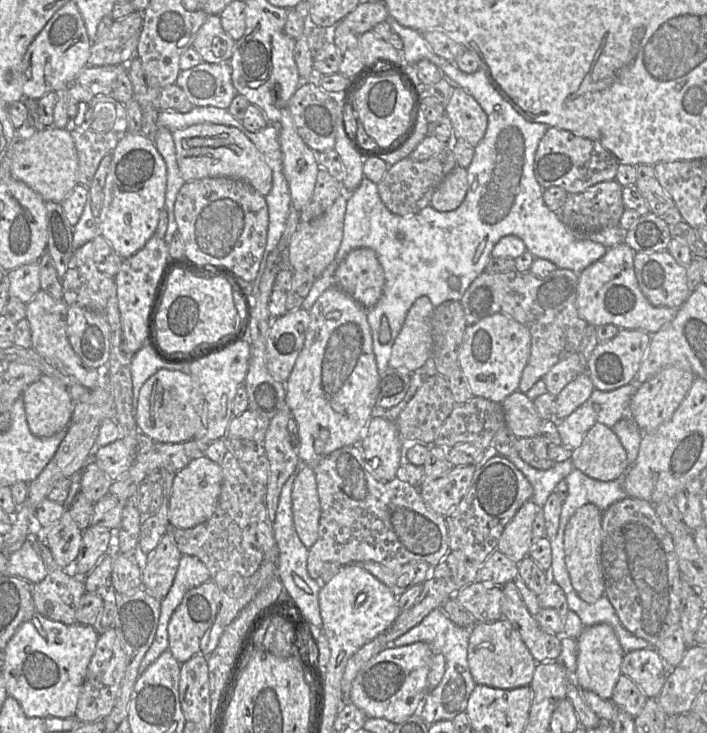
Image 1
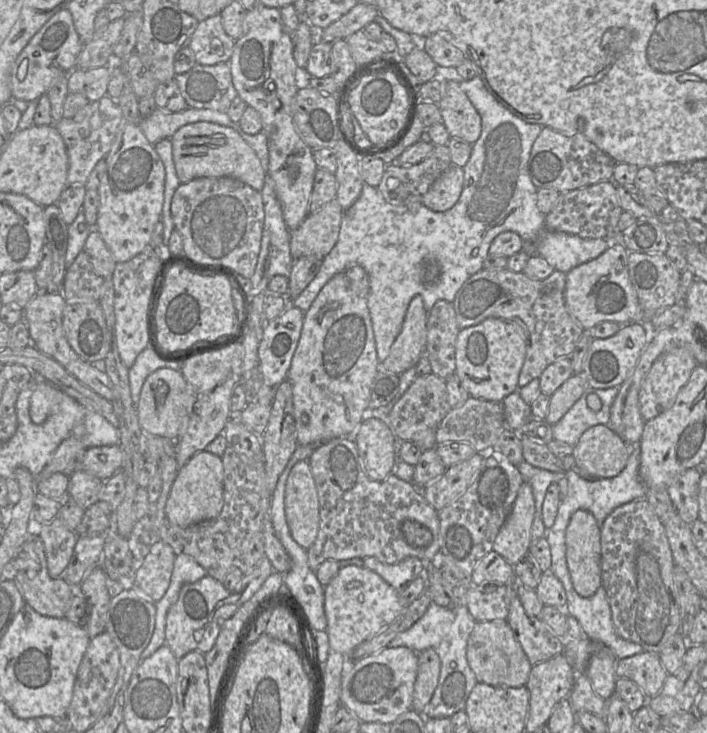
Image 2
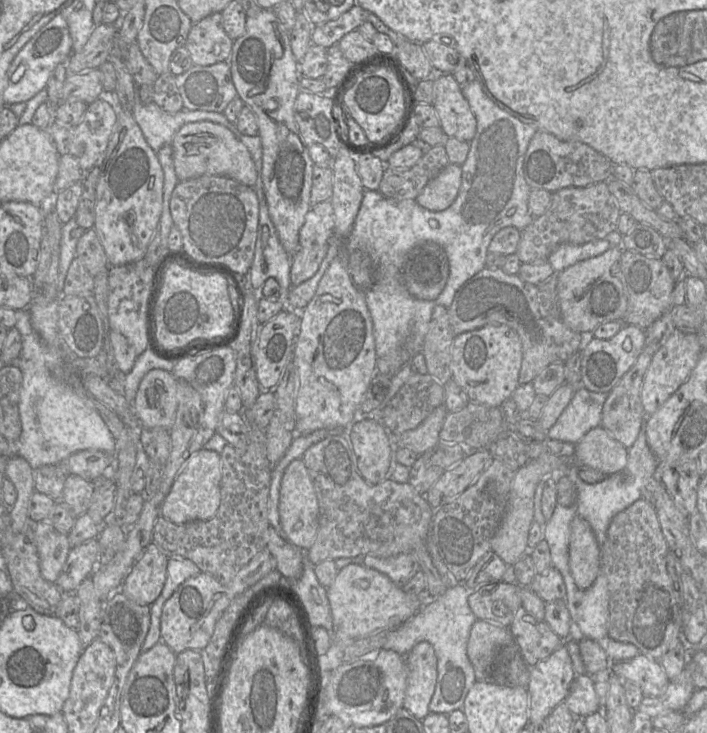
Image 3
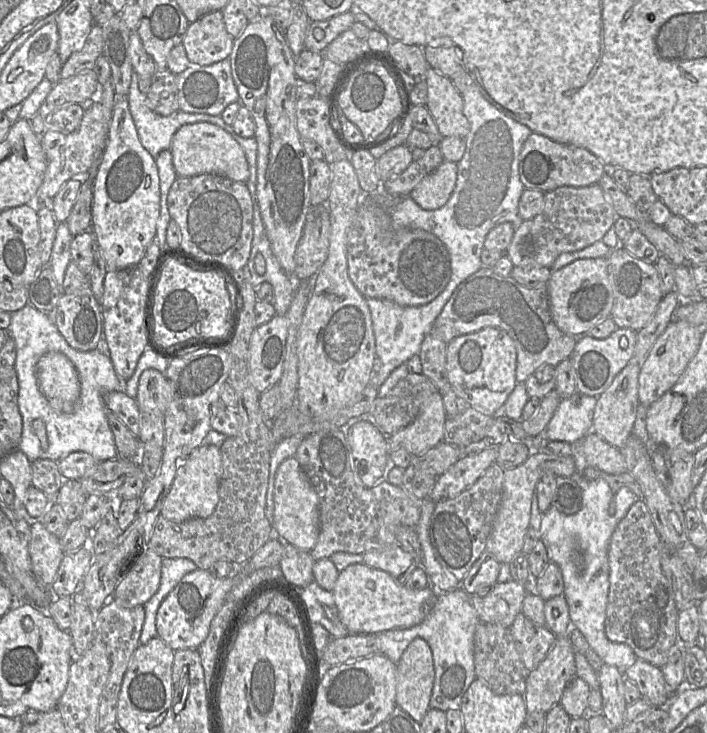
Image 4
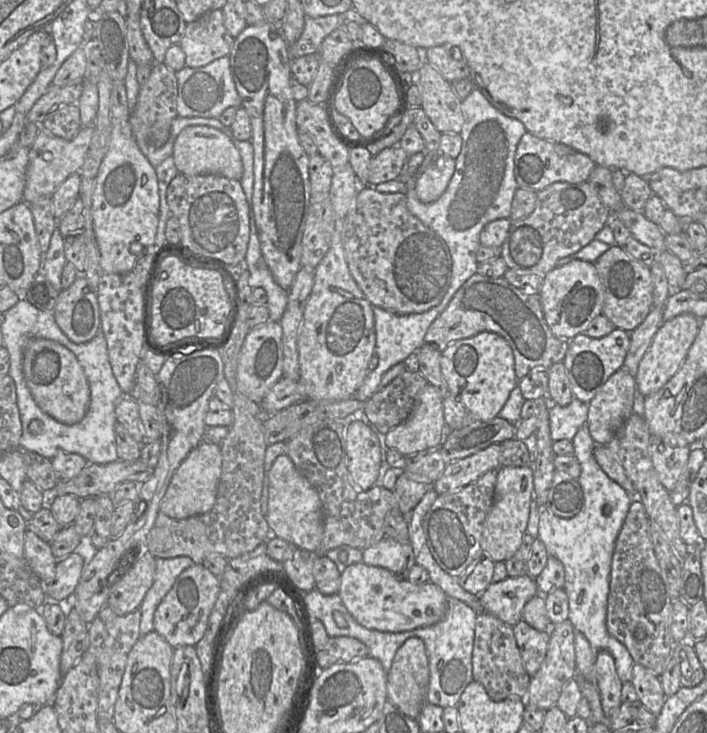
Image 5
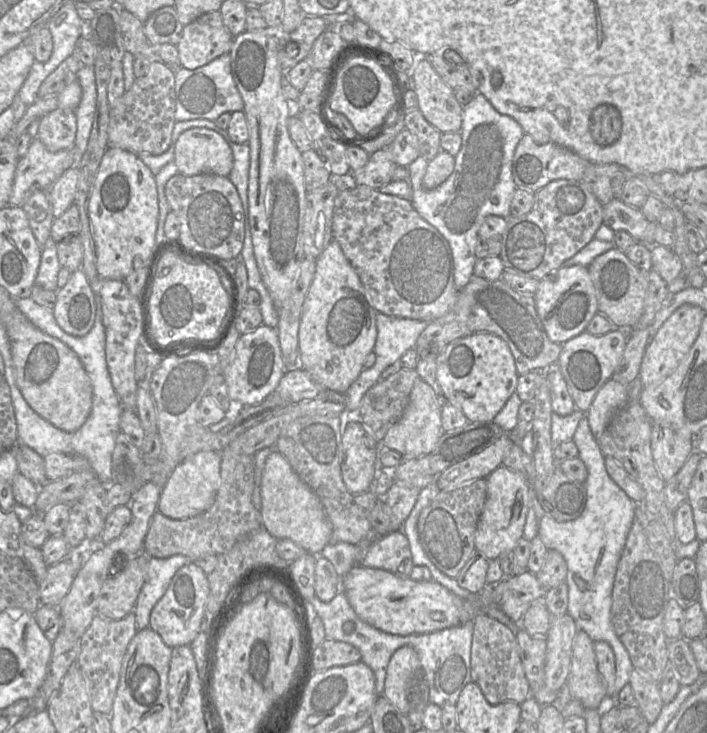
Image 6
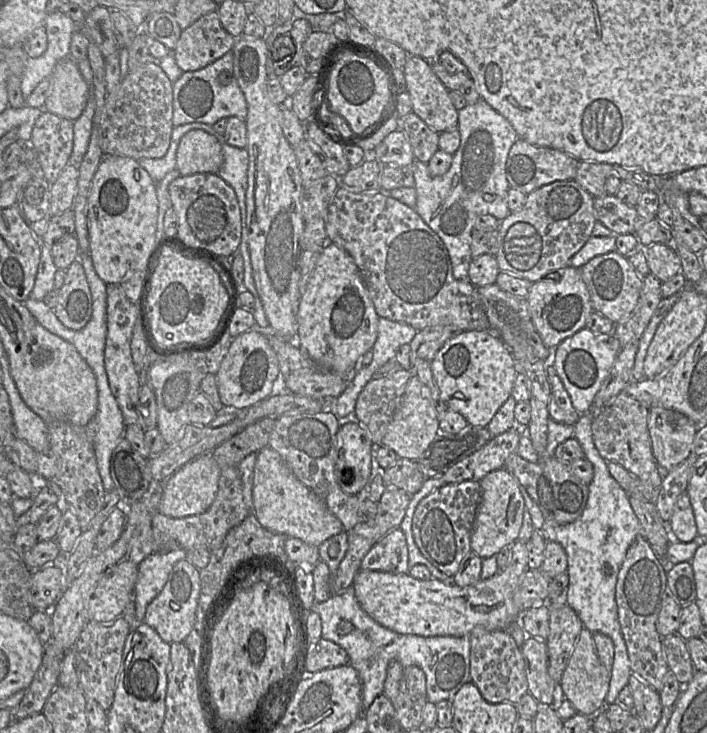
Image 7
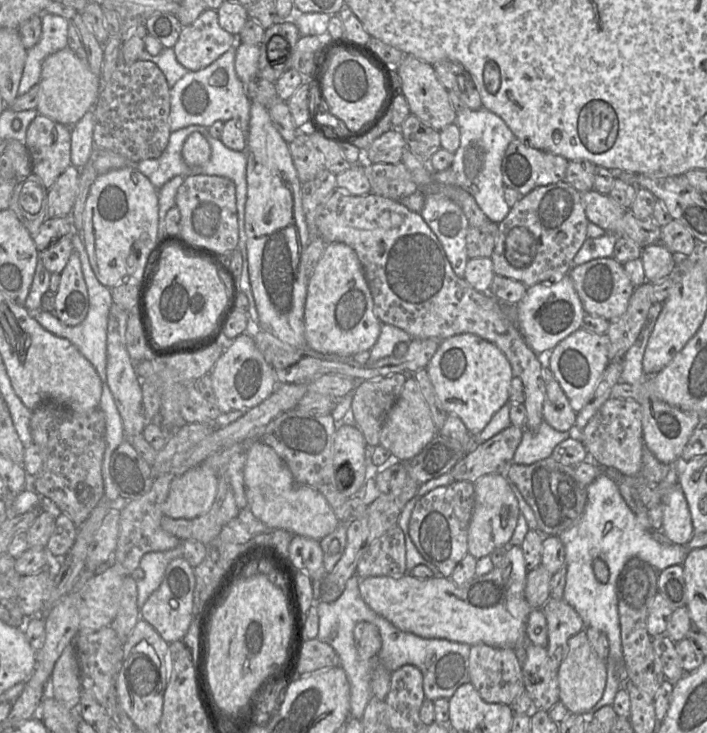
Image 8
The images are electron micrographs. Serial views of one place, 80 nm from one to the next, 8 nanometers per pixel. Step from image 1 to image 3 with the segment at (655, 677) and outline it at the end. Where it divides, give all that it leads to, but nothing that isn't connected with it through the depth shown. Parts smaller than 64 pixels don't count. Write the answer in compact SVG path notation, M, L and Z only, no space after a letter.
M643 654L611 663L611 671L621 680L637 684L645 698L660 696L670 681L661 663Z

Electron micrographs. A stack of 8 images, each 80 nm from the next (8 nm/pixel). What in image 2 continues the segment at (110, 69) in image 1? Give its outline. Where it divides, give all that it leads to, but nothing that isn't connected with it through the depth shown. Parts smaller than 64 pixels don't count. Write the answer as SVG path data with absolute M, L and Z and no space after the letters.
M107 66L89 70L74 69L67 76L69 93L80 93L90 102L107 95L110 68Z

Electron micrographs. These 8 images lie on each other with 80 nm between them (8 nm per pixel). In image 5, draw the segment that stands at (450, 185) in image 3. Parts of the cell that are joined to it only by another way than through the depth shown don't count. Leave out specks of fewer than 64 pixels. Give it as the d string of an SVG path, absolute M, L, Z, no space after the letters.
M439 153L426 170L416 177L415 191L425 204L437 201L446 191L456 170L456 160Z

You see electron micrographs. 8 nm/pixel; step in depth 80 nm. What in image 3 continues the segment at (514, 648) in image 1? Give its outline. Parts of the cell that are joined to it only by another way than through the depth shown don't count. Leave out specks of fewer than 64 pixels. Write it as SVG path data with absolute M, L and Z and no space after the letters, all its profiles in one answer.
M478 620L472 626L467 655L474 669L476 681L490 681L490 667L499 651L515 644L509 627Z

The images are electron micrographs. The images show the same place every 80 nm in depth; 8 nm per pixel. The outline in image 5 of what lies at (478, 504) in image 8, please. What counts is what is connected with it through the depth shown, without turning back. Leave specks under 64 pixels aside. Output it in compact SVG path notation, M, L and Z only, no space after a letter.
M530 465L498 468L493 504L484 523L480 543L482 552L492 561L505 562L519 549L527 529L533 495L534 477Z

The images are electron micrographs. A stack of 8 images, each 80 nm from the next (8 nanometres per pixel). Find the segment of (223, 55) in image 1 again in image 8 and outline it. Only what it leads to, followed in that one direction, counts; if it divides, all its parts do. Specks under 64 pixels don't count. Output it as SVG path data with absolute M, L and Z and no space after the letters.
M207 8L192 24L182 28L173 47L177 61L188 71L199 71L233 46L234 36L218 22L216 10Z

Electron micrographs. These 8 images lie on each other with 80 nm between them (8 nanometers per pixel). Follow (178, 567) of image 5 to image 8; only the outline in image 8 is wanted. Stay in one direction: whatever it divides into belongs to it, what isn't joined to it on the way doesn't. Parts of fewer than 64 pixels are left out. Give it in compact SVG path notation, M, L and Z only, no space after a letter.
M182 542L171 550L149 552L142 557L139 569L144 572L144 578L135 580L138 591L137 606L139 610L151 594L160 587L168 564L179 557L183 557Z

